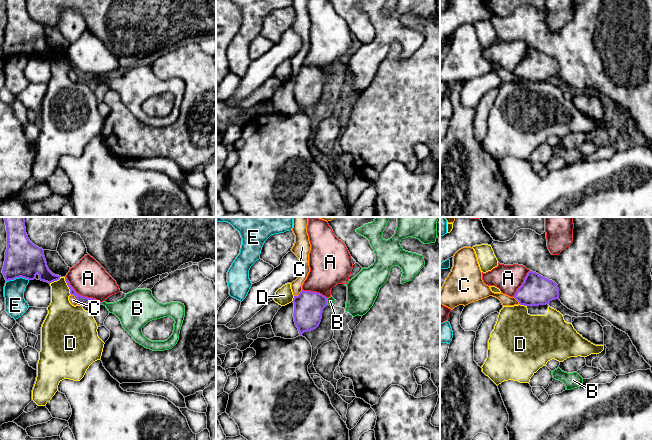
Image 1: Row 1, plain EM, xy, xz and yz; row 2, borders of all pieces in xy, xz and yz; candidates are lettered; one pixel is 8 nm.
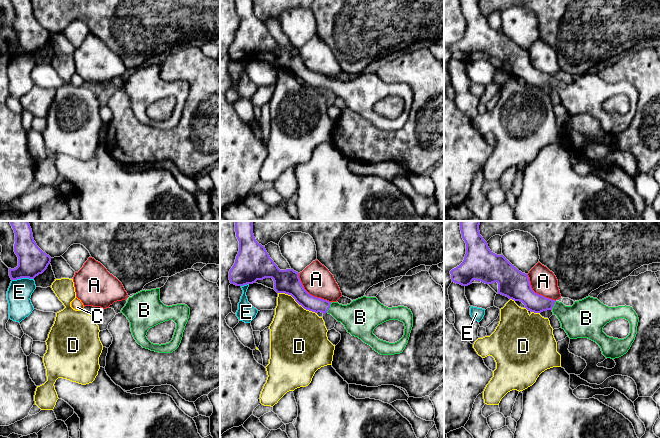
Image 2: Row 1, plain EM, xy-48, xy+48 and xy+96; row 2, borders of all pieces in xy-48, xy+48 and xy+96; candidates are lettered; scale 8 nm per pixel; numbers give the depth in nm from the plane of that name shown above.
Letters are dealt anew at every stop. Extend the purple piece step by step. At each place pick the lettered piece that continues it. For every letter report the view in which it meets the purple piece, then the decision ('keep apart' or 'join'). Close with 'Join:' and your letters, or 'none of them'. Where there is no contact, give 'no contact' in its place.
A: meets purple in xy; keep apart
B: meets purple in xz; join
C: meets purple in xy; keep apart
D: meets purple in xy; keep apart
E: meets purple in xy; keep apart
Join: B

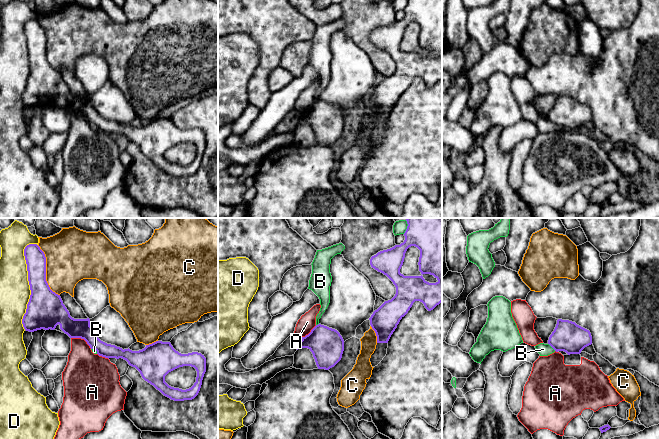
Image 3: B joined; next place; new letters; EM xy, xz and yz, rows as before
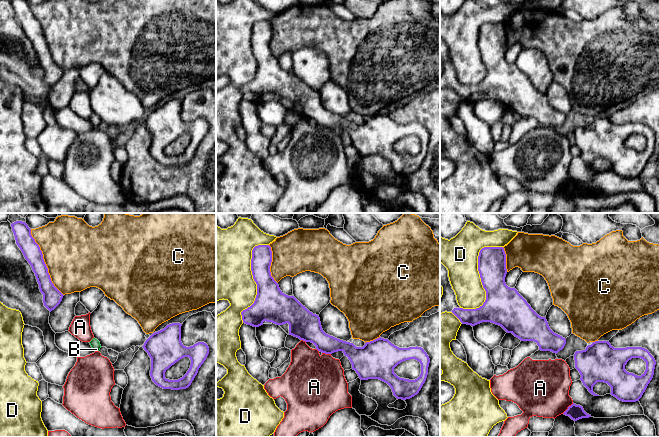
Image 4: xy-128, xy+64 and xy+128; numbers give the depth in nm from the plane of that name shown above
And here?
A: meets purple in xy; keep apart
B: meets purple in yz; keep apart
C: meets purple in xy; keep apart
D: meets purple in xy; keep apart
Join: none of them

